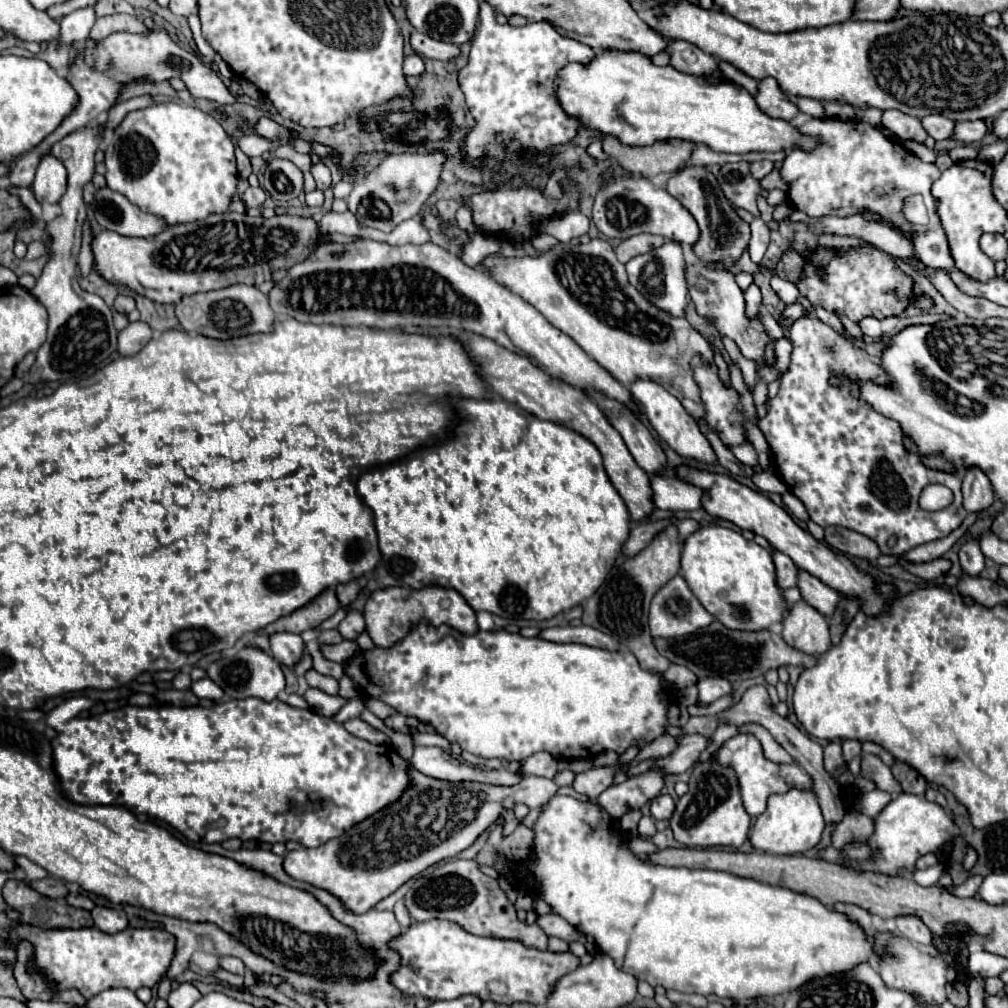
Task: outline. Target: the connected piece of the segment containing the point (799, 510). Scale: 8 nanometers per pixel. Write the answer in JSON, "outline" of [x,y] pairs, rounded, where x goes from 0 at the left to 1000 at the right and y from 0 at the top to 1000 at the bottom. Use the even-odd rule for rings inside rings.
{"outline":[[[780,488],[778,492],[776,492],[776,496],[778,496],[778,500],[782,502],[782,506],[792,514],[792,516],[796,516],[796,518],[802,518],[804,514],[802,514],[802,508],[800,508],[800,504],[798,504],[798,500],[786,490],[786,488]]]}

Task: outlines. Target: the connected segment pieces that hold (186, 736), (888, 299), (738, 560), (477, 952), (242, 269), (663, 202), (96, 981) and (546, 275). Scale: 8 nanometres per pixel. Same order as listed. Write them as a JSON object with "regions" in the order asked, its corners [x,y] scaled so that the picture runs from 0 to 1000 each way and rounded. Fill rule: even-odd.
{"regions":[[[[244,692],[242,696],[238,694],[228,694],[228,696],[218,696],[210,702],[200,702],[200,700],[187,700],[187,702],[177,702],[177,700],[149,700],[149,702],[139,702],[139,700],[123,700],[123,702],[117,702],[117,704],[109,704],[109,706],[103,706],[103,708],[97,708],[97,710],[91,710],[91,712],[73,712],[65,718],[63,726],[60,726],[54,734],[52,734],[52,742],[56,744],[56,768],[60,768],[60,780],[63,780],[63,788],[67,788],[67,792],[71,792],[71,796],[77,796],[77,798],[115,798],[115,800],[123,800],[127,802],[131,808],[145,808],[149,812],[157,812],[157,813],[163,813],[167,815],[169,819],[177,821],[187,833],[190,835],[222,835],[226,831],[238,831],[238,833],[256,833],[256,835],[266,835],[266,837],[272,837],[272,835],[286,835],[286,833],[292,833],[300,839],[319,839],[321,835],[329,833],[329,831],[335,831],[337,827],[345,825],[349,819],[353,819],[355,815],[359,815],[361,812],[373,808],[375,804],[379,804],[381,800],[393,796],[407,780],[409,780],[409,772],[407,772],[407,758],[393,746],[393,742],[389,738],[369,738],[365,734],[359,734],[359,732],[351,732],[349,728],[345,728],[341,724],[339,718],[331,716],[329,712],[323,712],[323,710],[317,710],[310,704],[298,704],[298,702],[290,702],[278,694],[270,694],[270,696],[258,696],[256,692]]],[[[861,242],[851,248],[841,246],[837,254],[825,256],[817,268],[808,266],[806,262],[798,262],[798,278],[790,284],[804,300],[813,302],[819,308],[837,310],[845,319],[851,319],[857,313],[877,315],[893,312],[905,294],[905,276],[891,268],[879,250]]],[[[700,522],[683,532],[677,546],[677,565],[694,599],[726,625],[762,625],[780,613],[782,599],[770,577],[766,550],[724,524]]],[[[440,913],[411,915],[401,927],[391,931],[387,938],[399,948],[399,960],[389,968],[389,974],[405,988],[419,986],[427,992],[448,992],[470,986],[476,992],[504,998],[510,994],[542,998],[552,974],[575,958],[575,950],[565,942],[546,944],[526,940],[516,933],[472,929]]],[[[224,210],[224,212],[210,212],[206,214],[202,220],[190,220],[190,222],[177,222],[177,224],[169,224],[167,228],[161,228],[159,232],[155,232],[153,236],[125,236],[125,234],[119,234],[115,230],[109,230],[109,228],[101,228],[97,234],[93,234],[91,238],[91,252],[93,252],[93,268],[97,274],[101,274],[103,278],[107,278],[109,282],[115,282],[115,284],[123,284],[123,286],[129,286],[133,288],[135,292],[141,292],[141,294],[149,294],[151,298],[155,298],[155,290],[161,288],[161,302],[175,302],[179,300],[179,296],[183,292],[194,292],[194,290],[206,290],[206,288],[218,288],[222,284],[230,284],[230,282],[250,282],[250,284],[256,284],[260,282],[262,278],[268,276],[268,272],[272,268],[278,268],[278,266],[288,266],[292,264],[294,260],[300,260],[302,258],[302,242],[304,242],[304,256],[306,252],[310,252],[310,244],[313,244],[313,234],[315,234],[315,222],[310,218],[310,216],[298,216],[298,214],[272,214],[268,218],[264,216],[250,216],[246,212],[232,212],[232,210]]],[[[637,175],[607,179],[603,185],[599,185],[589,198],[587,218],[591,226],[603,236],[621,238],[629,232],[645,230],[681,244],[688,244],[694,236],[694,226],[690,224],[690,218],[687,216],[687,212],[683,212],[683,208],[679,208],[675,200],[667,196],[661,188],[651,188],[647,181]]],[[[20,917],[12,923],[10,933],[16,937],[20,931],[28,931],[36,938],[36,960],[58,974],[58,984],[77,980],[85,990],[109,980],[127,980],[131,984],[141,978],[151,980],[165,970],[167,958],[175,946],[175,931],[157,921],[125,921],[119,927],[103,927],[95,921],[36,923],[28,917]]],[[[567,238],[562,242],[554,240],[550,246],[536,250],[536,254],[518,256],[504,256],[492,250],[482,254],[476,262],[494,282],[514,292],[518,298],[528,302],[548,323],[563,331],[583,353],[587,353],[621,385],[631,377],[647,377],[659,383],[667,393],[671,393],[687,415],[700,419],[698,399],[694,395],[694,385],[688,377],[688,367],[685,359],[688,353],[694,353],[698,361],[708,361],[708,349],[704,341],[696,335],[692,327],[683,321],[681,315],[667,315],[665,312],[659,312],[657,308],[647,304],[643,298],[635,296],[635,290],[621,276],[619,262],[613,260],[609,246],[601,238],[583,238],[579,242],[577,238]]]]}

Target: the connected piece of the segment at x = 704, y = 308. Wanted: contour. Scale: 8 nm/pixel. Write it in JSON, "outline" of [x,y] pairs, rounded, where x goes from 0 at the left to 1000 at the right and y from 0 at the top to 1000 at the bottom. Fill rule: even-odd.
{"outline":[[[690,260],[688,264],[681,266],[681,282],[683,282],[683,294],[688,300],[690,310],[696,315],[704,317],[714,333],[728,337],[728,341],[732,343],[734,351],[750,361],[752,375],[756,379],[766,381],[768,377],[776,375],[782,369],[784,351],[786,351],[786,339],[782,335],[772,335],[772,337],[764,335],[764,331],[760,329],[760,325],[756,321],[756,312],[760,310],[760,304],[754,304],[754,308],[752,308],[752,312],[748,315],[744,315],[740,312],[738,290],[730,282],[730,274],[724,268],[720,268],[720,266],[704,266],[704,264],[696,262],[696,260]],[[764,341],[768,341],[768,351],[770,351],[768,359],[760,357],[760,345]]]}

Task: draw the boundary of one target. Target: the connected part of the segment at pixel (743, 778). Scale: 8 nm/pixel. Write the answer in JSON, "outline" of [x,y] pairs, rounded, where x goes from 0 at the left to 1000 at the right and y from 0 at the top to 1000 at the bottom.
{"outline":[[[730,728],[710,748],[712,756],[718,756],[718,760],[726,760],[734,772],[734,786],[738,792],[738,802],[744,810],[754,810],[760,804],[760,796],[766,788],[778,788],[786,782],[792,784],[808,784],[806,772],[798,766],[798,762],[792,756],[780,758],[780,756],[766,756],[758,750],[756,738],[748,728]]]}

